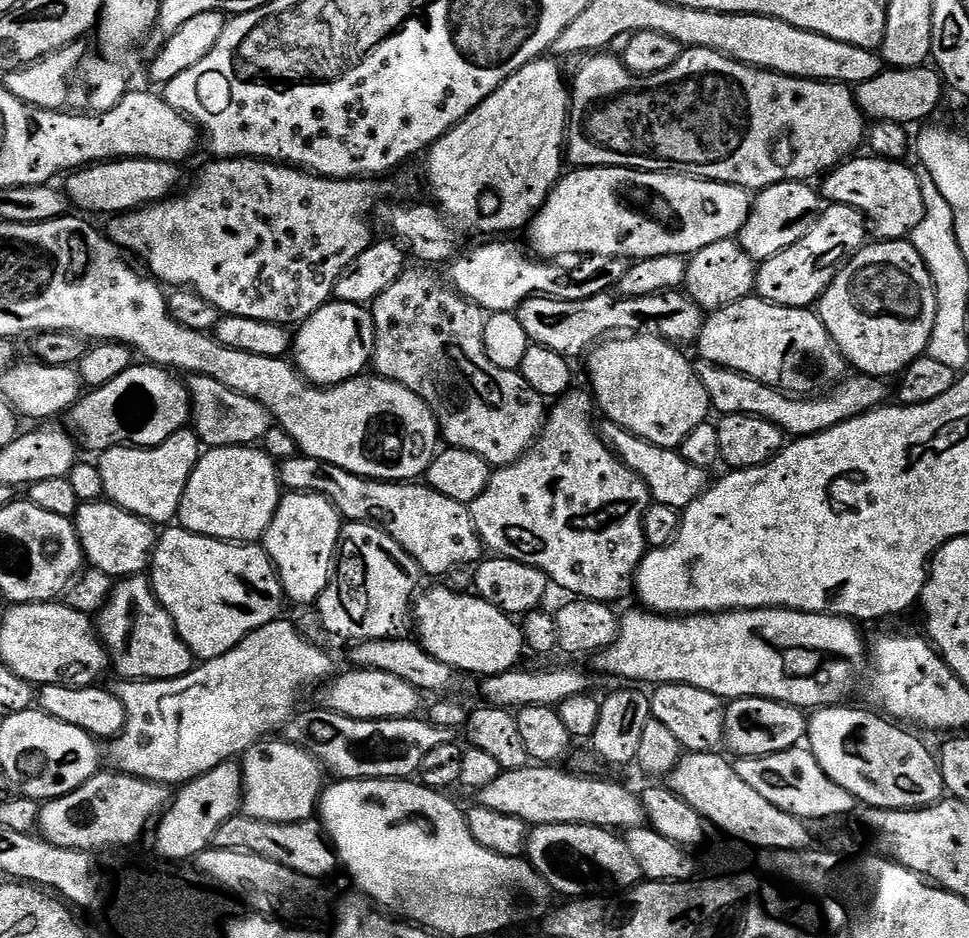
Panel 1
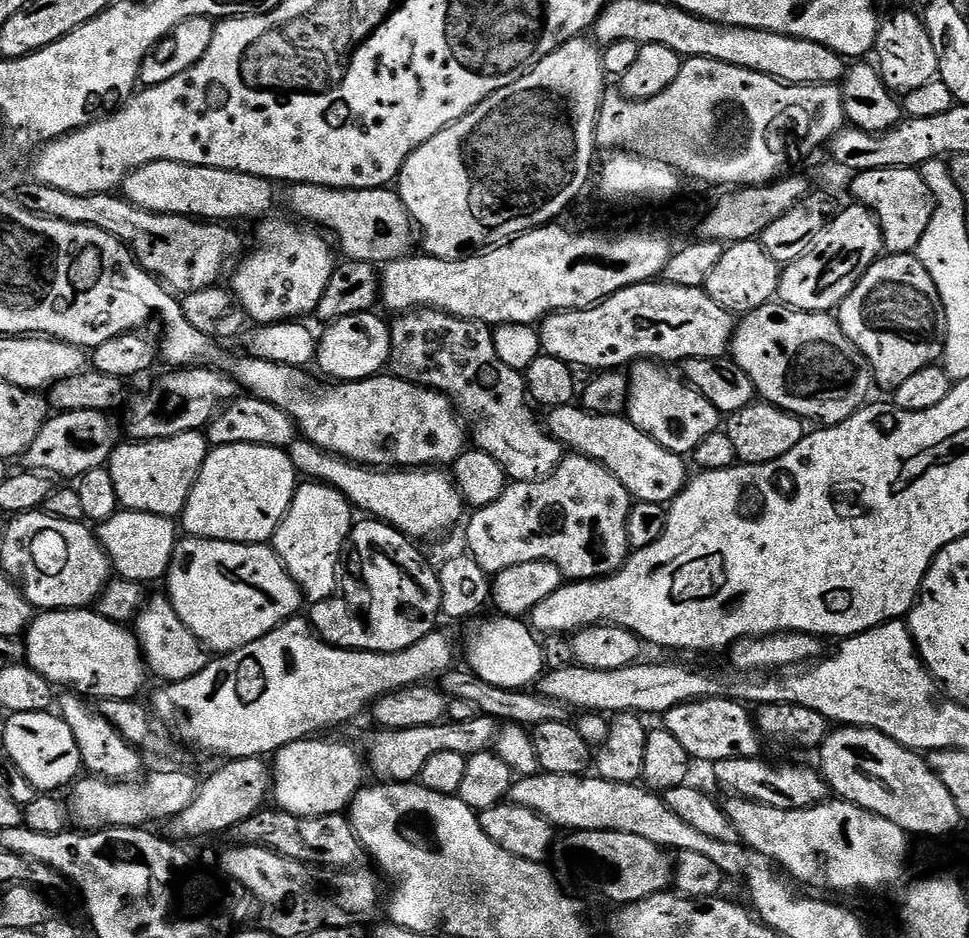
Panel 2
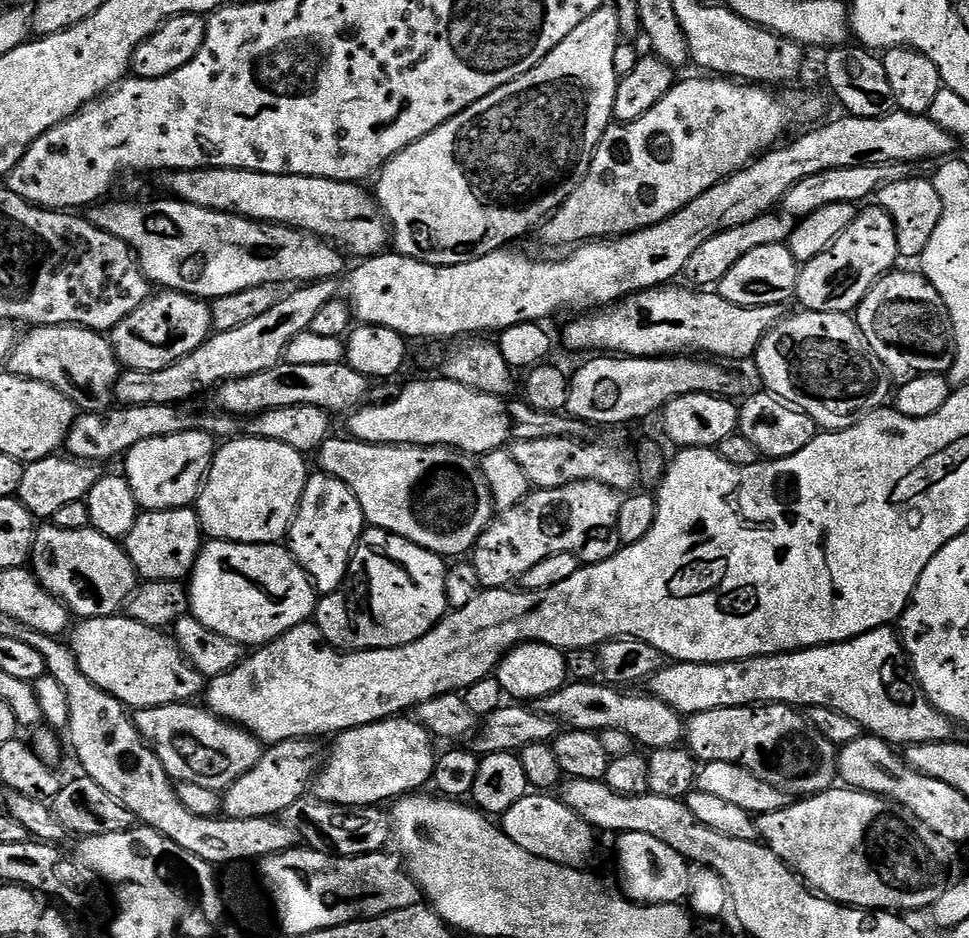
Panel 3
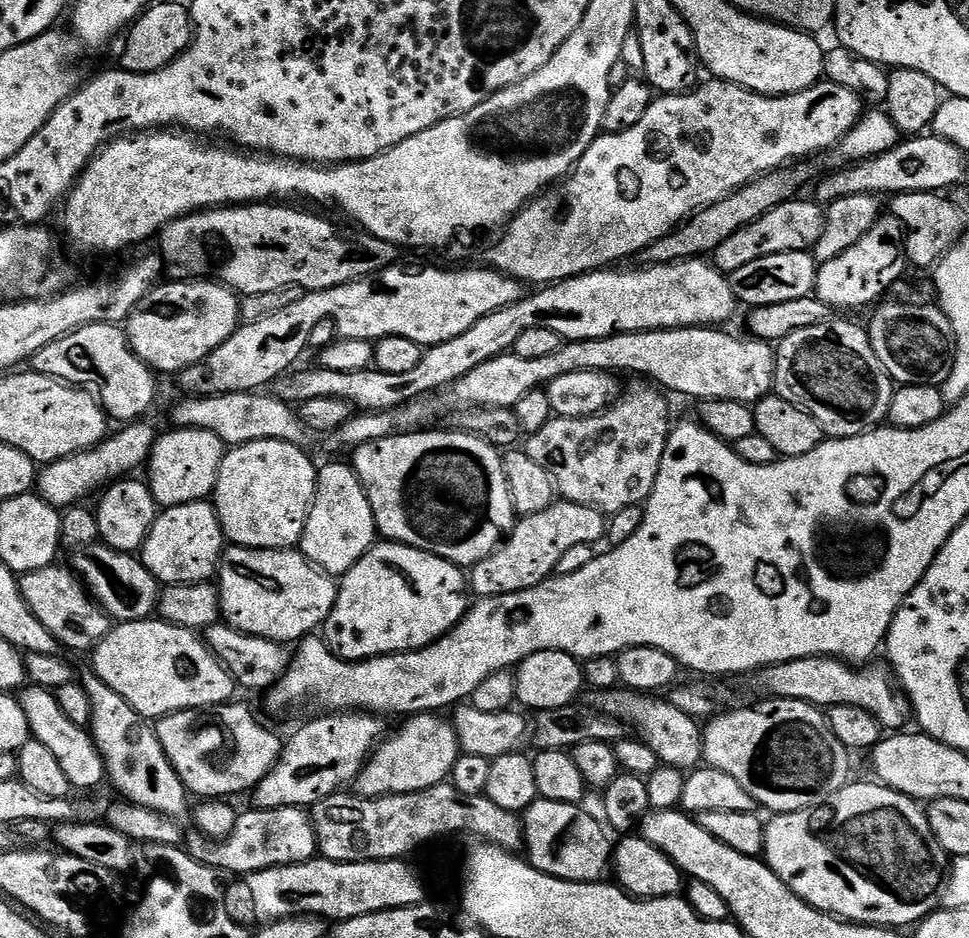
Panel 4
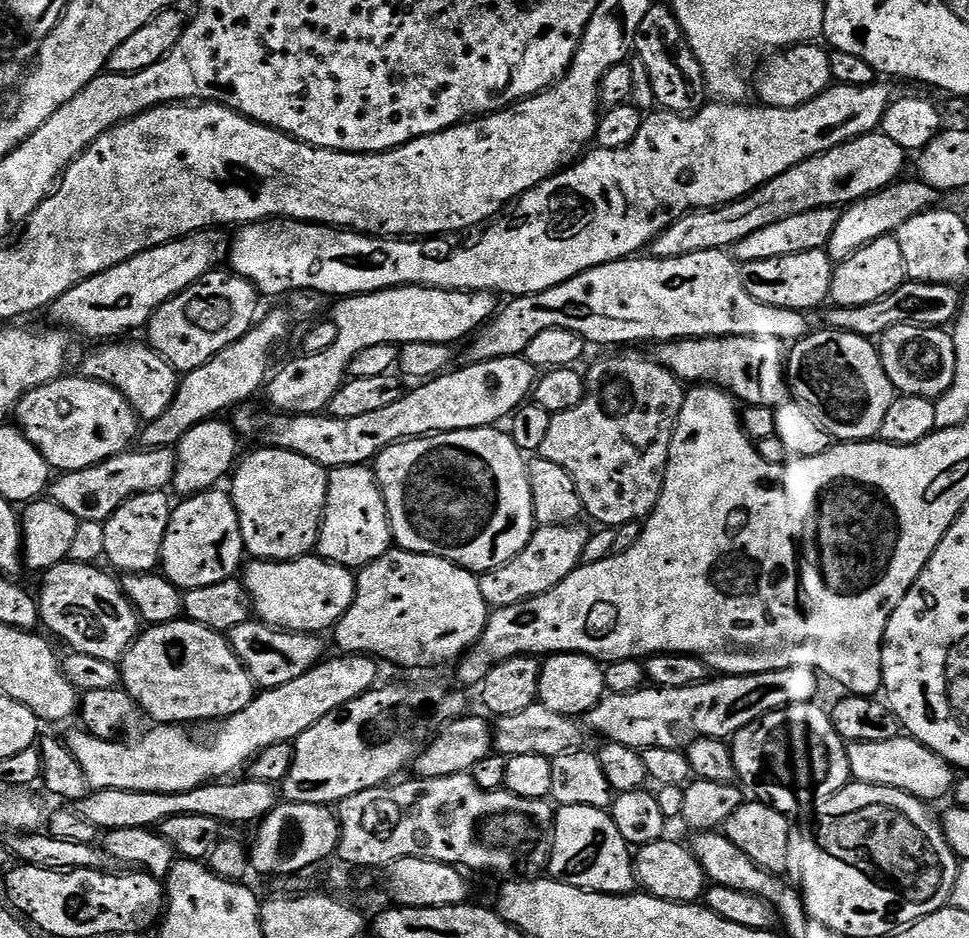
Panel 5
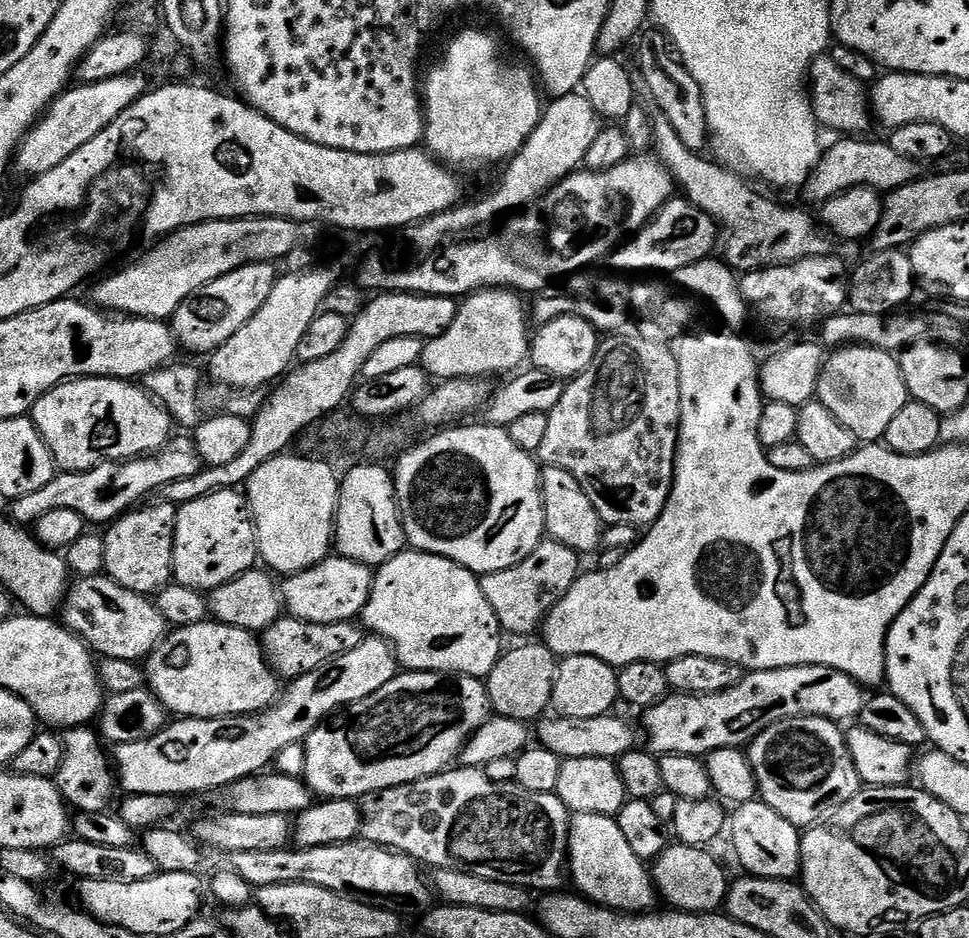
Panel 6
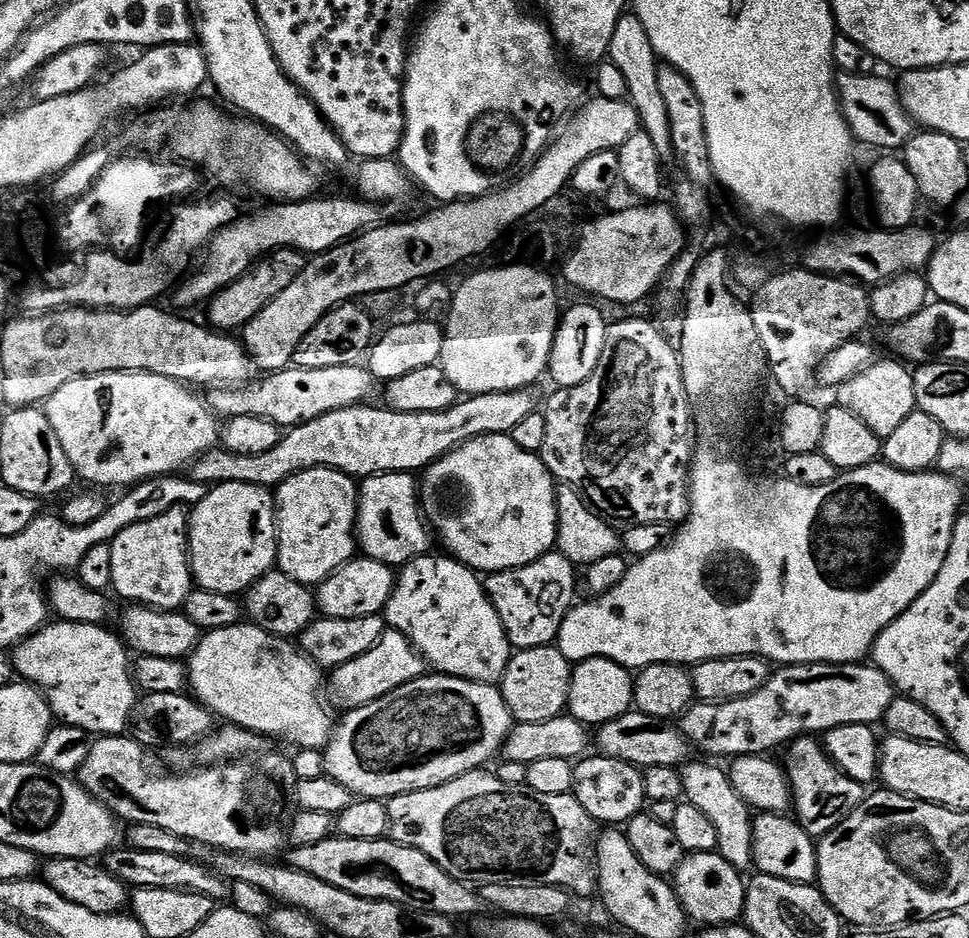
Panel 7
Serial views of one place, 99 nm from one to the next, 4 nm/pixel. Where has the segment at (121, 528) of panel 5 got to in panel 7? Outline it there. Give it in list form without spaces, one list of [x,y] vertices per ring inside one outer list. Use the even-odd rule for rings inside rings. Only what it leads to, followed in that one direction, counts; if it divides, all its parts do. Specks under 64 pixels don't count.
[[[181,506],[166,510],[166,514],[158,514],[158,518],[150,518],[150,522],[138,522],[134,526],[126,526],[122,534],[112,540],[110,559],[112,565],[111,591],[117,592],[122,599],[136,606],[147,606],[161,610],[180,610],[188,596],[194,590],[192,565],[188,558],[188,518],[190,512]]]

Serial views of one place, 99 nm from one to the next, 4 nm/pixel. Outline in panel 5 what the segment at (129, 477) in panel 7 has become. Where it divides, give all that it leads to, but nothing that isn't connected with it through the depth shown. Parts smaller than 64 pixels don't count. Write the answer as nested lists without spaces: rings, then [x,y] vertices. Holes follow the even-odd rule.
[[[68,374],[30,390],[16,405],[14,420],[24,437],[46,458],[49,469],[57,473],[86,470],[109,460],[125,451],[138,436],[138,417],[127,398],[80,374]]]

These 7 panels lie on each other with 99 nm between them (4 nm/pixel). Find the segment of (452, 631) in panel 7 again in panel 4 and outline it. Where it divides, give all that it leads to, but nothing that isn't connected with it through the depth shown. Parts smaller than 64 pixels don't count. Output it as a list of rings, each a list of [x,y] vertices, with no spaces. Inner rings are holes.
[[[380,542],[370,549],[354,567],[349,570],[339,581],[336,594],[336,604],[332,607],[332,612],[322,625],[322,636],[328,648],[342,660],[373,660],[376,656],[393,656],[395,652],[416,652],[420,648],[428,648],[435,640],[441,640],[455,624],[459,624],[460,619],[470,607],[470,600],[464,597],[466,592],[466,572],[461,565],[452,564],[446,558],[438,558],[429,552],[423,552],[417,548],[412,548],[409,544],[397,544],[395,542]]]

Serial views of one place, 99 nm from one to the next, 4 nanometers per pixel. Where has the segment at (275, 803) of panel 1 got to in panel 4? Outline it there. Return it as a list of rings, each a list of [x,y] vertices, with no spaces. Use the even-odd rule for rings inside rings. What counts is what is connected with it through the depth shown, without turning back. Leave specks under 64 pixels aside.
[[[421,712],[415,716],[409,716],[404,724],[392,737],[389,735],[369,756],[364,763],[364,769],[359,772],[354,781],[354,788],[361,796],[393,796],[394,794],[410,794],[421,792],[427,788],[433,788],[445,783],[452,771],[458,768],[461,759],[460,739],[456,736],[456,729],[451,723],[443,720],[443,715],[431,712]]]

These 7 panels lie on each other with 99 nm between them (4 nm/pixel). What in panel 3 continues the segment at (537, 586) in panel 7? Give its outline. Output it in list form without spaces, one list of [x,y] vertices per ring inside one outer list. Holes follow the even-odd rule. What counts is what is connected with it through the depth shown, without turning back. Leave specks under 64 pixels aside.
[[[579,480],[561,488],[537,488],[529,491],[528,497],[518,506],[503,509],[488,523],[483,534],[478,538],[470,559],[476,567],[476,576],[484,588],[507,588],[515,585],[530,570],[530,566],[538,566],[547,556],[556,552],[569,552],[580,559],[581,565],[606,562],[606,558],[616,555],[622,547],[617,536],[618,514],[621,497],[605,484],[593,480]]]

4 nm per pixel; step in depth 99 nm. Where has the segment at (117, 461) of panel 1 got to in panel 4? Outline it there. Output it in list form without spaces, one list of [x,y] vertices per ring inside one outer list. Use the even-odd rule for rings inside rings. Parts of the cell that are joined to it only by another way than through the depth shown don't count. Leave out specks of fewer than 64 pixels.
[[[176,428],[165,434],[157,435],[156,444],[152,447],[152,454],[146,465],[146,483],[152,491],[161,509],[173,508],[189,504],[195,500],[208,500],[216,491],[216,479],[220,464],[224,461],[226,445],[220,441],[218,434],[208,430],[194,430],[193,428]]]

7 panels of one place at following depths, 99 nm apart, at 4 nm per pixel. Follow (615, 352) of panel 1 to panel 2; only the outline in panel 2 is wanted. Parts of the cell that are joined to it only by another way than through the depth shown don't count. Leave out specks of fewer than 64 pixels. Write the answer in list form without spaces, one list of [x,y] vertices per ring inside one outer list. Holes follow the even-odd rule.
[[[637,360],[631,365],[627,373],[626,415],[631,424],[650,434],[650,438],[666,446],[666,450],[681,454],[695,453],[698,442],[721,427],[722,414],[697,388],[679,375],[671,376],[664,368],[667,367],[655,360]]]

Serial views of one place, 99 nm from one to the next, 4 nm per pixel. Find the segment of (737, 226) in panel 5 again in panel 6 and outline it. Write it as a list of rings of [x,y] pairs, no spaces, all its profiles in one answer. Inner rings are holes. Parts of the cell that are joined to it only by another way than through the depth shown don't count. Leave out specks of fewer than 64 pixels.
[[[842,138],[825,151],[819,163],[808,176],[804,185],[807,198],[817,204],[830,200],[858,185],[875,187],[879,191],[889,192],[903,185],[919,179],[923,175],[923,165],[905,155],[904,152],[896,151],[891,143],[870,142],[868,138]],[[673,198],[661,206],[655,217],[648,221],[644,227],[638,229],[627,237],[611,253],[612,264],[620,274],[632,274],[628,272],[640,272],[636,274],[667,274],[685,268],[688,264],[697,264],[699,260],[709,259],[713,255],[712,247],[718,244],[718,225],[712,216],[703,212],[698,206],[694,206],[687,198]]]

